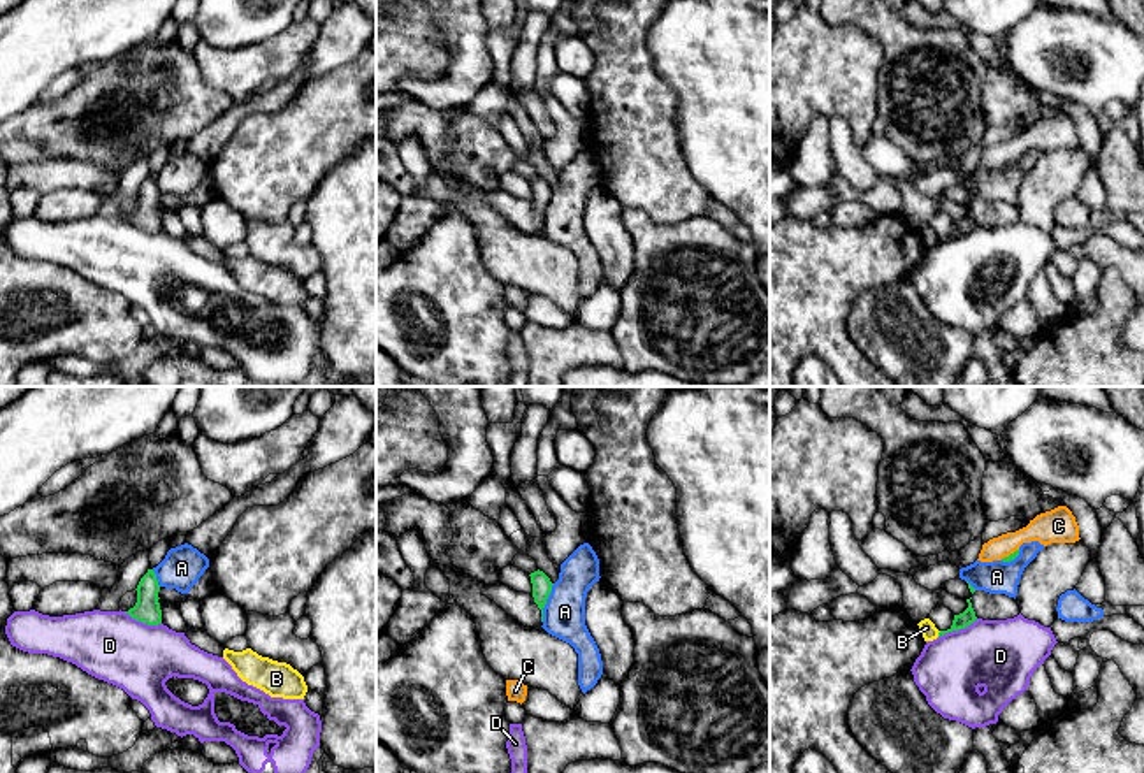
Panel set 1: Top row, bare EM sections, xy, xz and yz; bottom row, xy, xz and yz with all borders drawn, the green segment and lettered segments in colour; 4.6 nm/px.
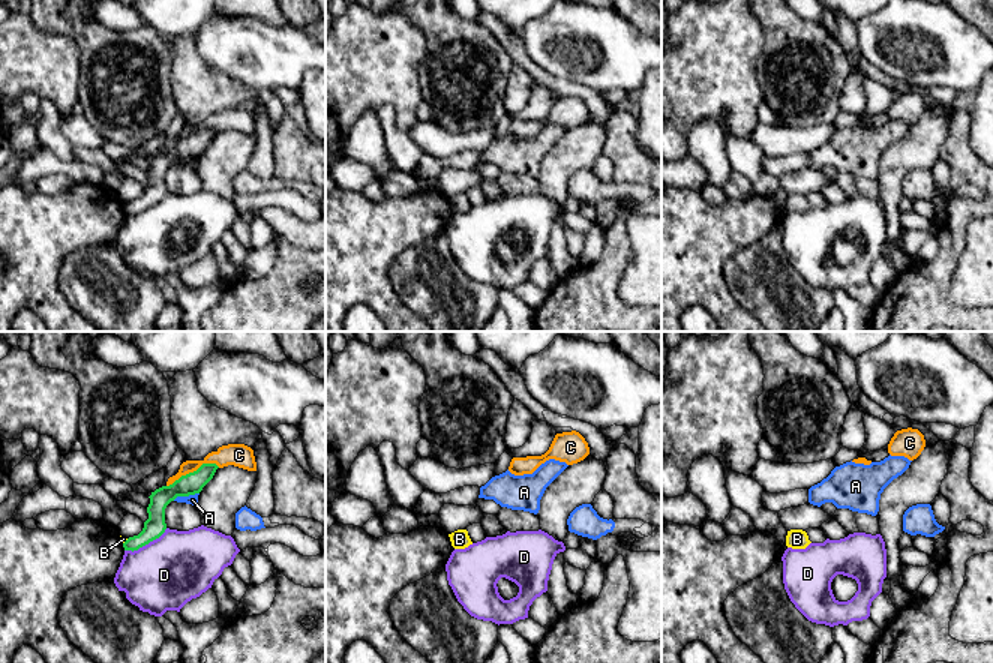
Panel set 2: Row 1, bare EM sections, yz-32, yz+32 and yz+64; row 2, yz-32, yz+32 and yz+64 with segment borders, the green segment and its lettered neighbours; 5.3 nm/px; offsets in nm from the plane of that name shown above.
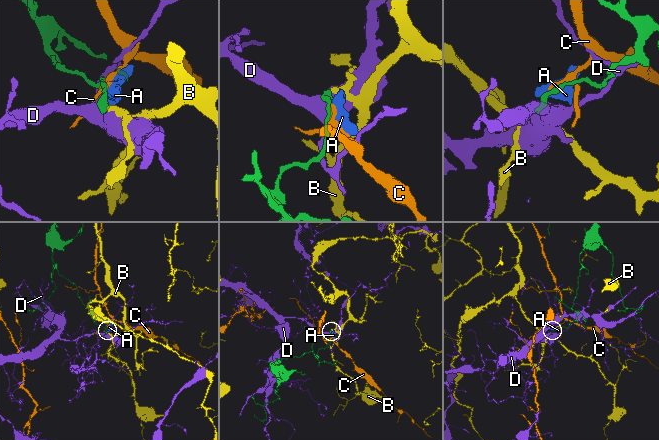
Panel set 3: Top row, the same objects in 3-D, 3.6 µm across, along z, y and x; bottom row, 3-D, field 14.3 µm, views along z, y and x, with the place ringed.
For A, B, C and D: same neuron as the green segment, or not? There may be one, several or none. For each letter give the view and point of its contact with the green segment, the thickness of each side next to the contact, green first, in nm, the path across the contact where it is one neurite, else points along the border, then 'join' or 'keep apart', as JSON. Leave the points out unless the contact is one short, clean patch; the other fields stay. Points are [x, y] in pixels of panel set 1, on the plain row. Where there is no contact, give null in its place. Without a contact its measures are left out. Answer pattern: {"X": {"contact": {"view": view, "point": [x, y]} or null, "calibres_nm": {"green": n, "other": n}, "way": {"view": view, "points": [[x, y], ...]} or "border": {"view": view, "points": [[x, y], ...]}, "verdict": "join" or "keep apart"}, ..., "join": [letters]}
{"A": {"contact": {"view": "xz", "point": [545, 209]}, "calibres_nm": {"green": 90, "other": 190}, "border": {"view": "xz", "points": [[554, 190], [542, 227]]}, "verdict": "keep apart"}, "B": {"contact": {"view": "yz", "point": [939, 241]}, "calibres_nm": {"green": 70, "other": 70}, "border": {"view": "yz", "points": [[941, 238], [937, 243]]}, "verdict": "keep apart"}, "C": {"contact": {"view": "yz", "point": [1011, 160]}, "calibres_nm": {"green": 30, "other": 160}, "verdict": "keep apart"}, "D": {"contact": {"view": "yz", "point": [958, 236]}, "calibres_nm": {"green": 70, "other": 320}, "verdict": "keep apart"}, "join": []}

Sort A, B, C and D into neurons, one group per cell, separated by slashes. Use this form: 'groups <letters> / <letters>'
groups A / B / C / D

